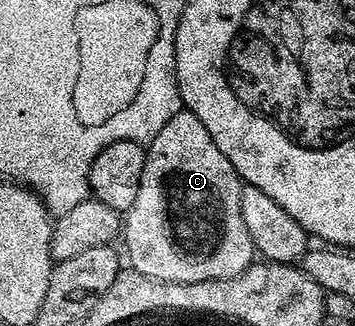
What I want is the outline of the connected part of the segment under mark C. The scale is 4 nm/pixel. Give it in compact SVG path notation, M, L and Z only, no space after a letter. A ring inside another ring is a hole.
M181 111L178 115L174 115L174 119L170 119L170 123L166 123L166 127L162 127L162 131L158 131L158 135L154 135L154 139L148 142L142 167L142 183L138 187L138 199L134 199L134 203L122 217L122 242L124 241L125 249L123 252L126 254L127 264L150 279L169 281L170 283L202 283L203 281L240 276L242 271L246 271L254 263L250 231L246 231L246 223L242 223L241 184L238 171L234 171L230 159L226 159L226 155L222 155L222 151L218 151L218 143L214 143L214 139L210 139L210 131L206 131L206 127L202 127L202 119L198 119L198 115L187 111Z

